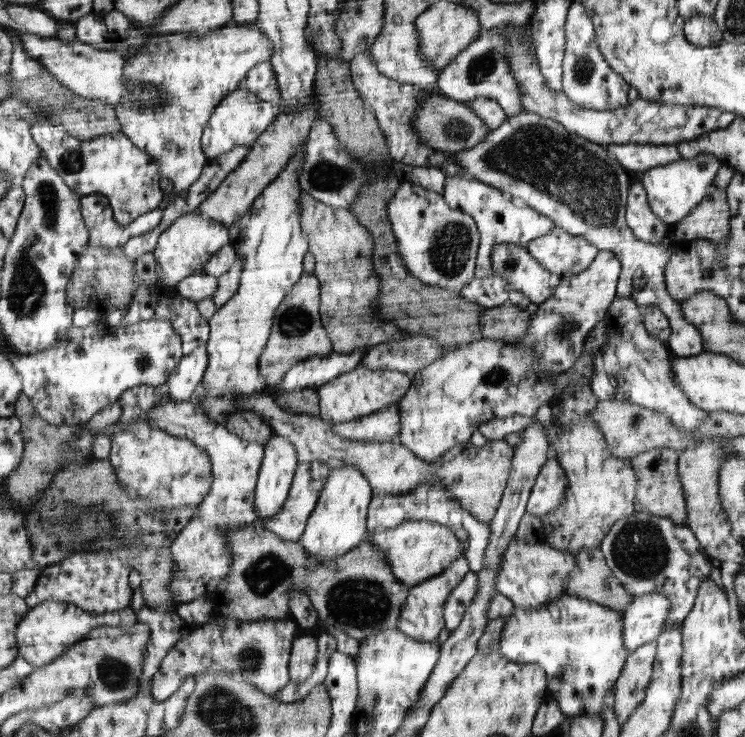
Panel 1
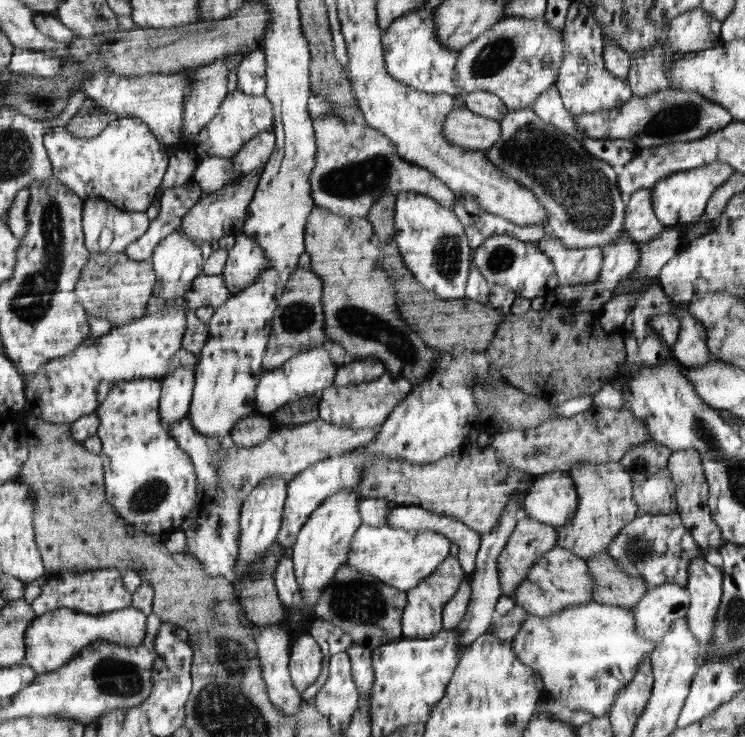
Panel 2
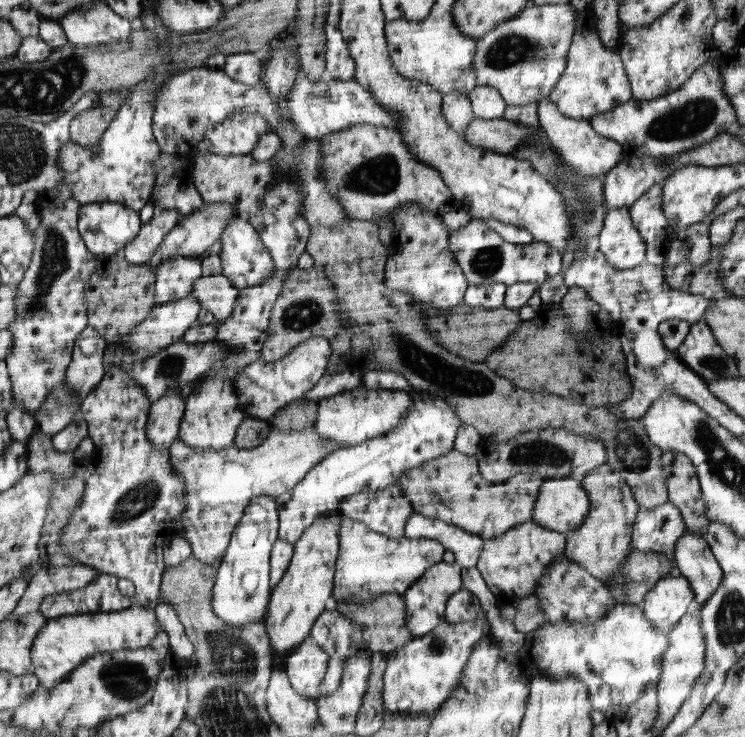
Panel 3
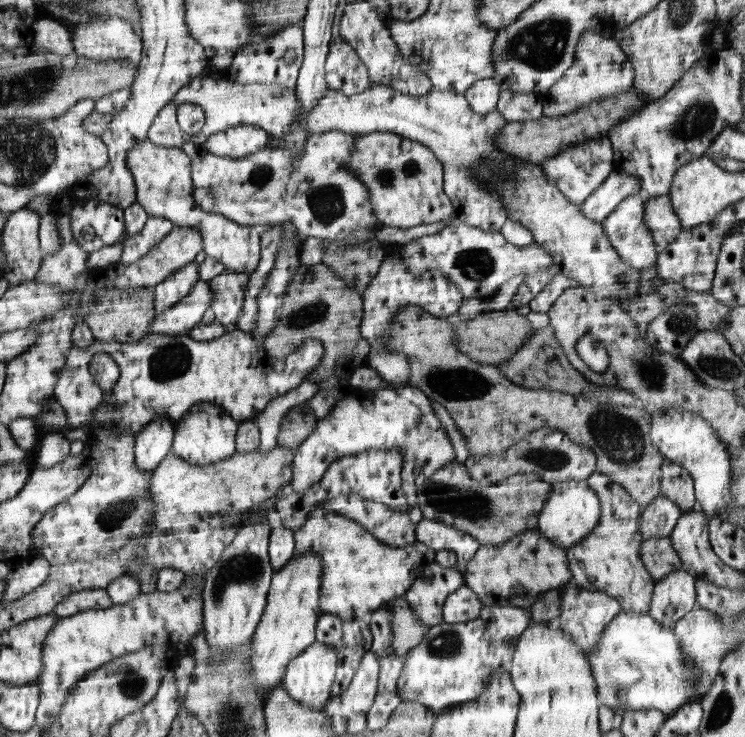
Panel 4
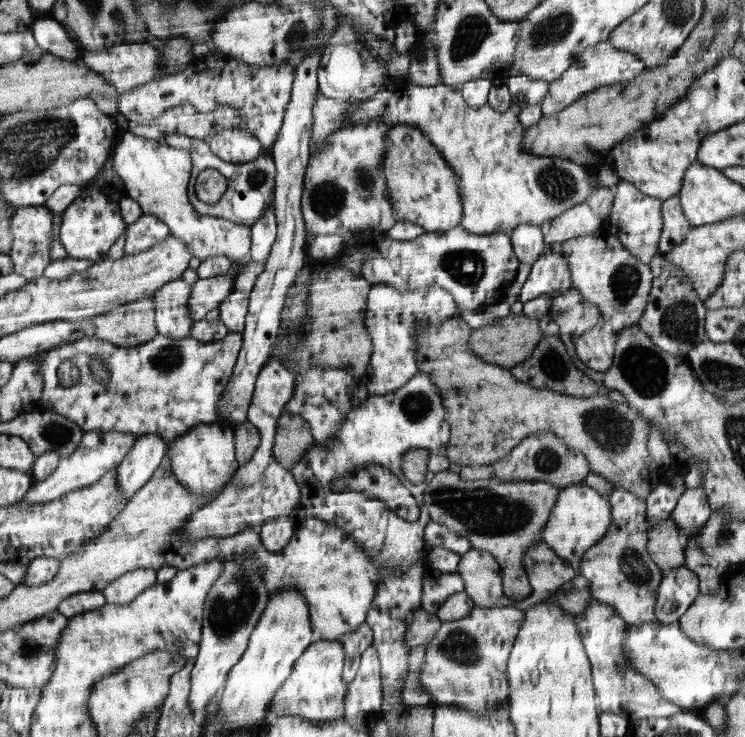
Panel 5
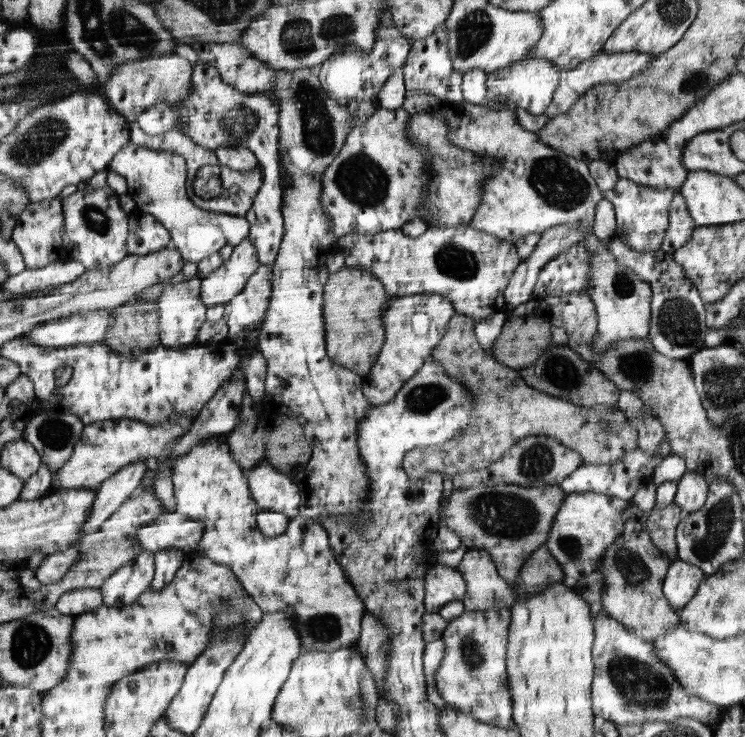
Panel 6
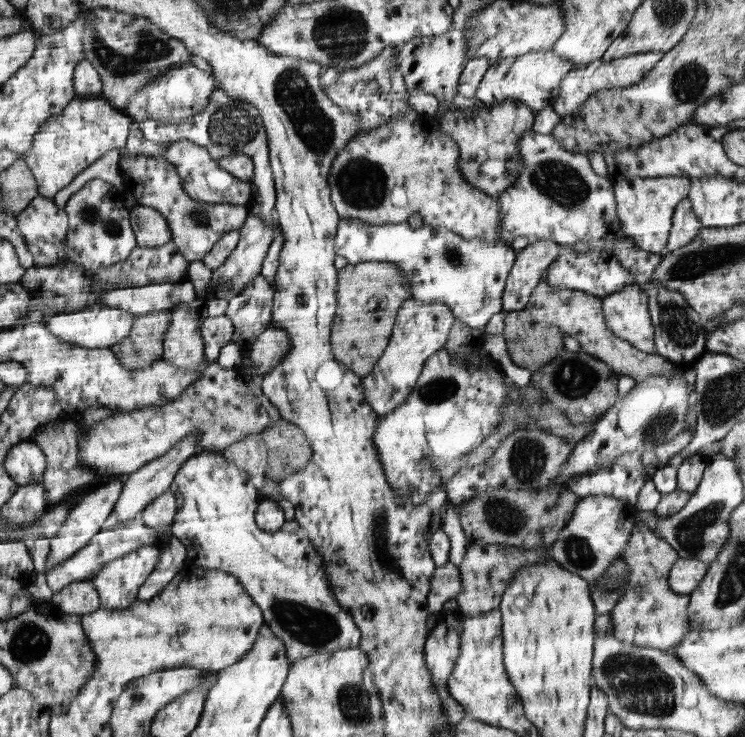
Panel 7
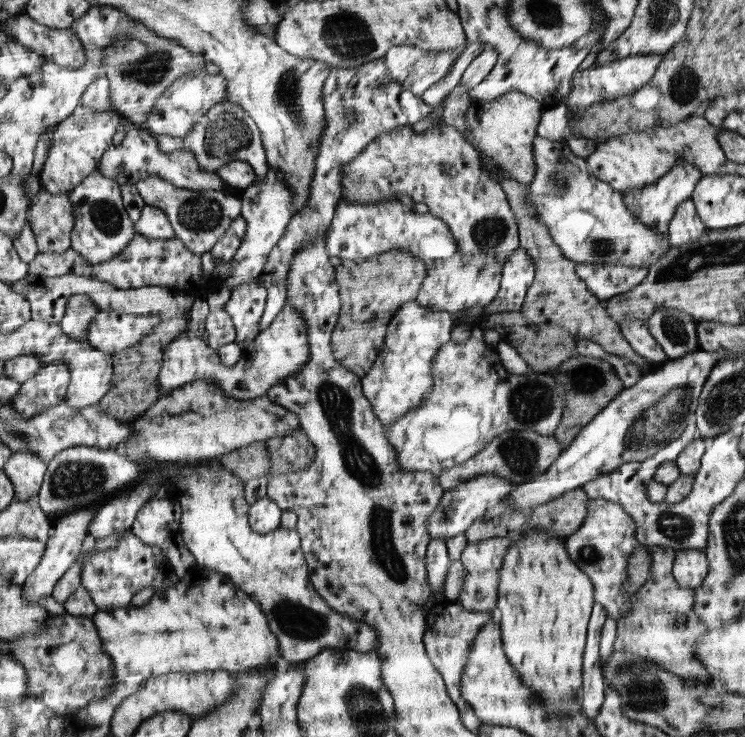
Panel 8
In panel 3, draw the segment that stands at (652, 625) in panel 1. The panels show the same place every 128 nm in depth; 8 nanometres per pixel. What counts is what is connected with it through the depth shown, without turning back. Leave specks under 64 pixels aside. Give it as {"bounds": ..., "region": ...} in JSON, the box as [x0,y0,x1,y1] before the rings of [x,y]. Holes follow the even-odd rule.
{"bounds":[641,575,694,633],"region":[[[682,575],[656,581],[642,601],[641,610],[656,630],[668,633],[693,607],[694,592]]]}

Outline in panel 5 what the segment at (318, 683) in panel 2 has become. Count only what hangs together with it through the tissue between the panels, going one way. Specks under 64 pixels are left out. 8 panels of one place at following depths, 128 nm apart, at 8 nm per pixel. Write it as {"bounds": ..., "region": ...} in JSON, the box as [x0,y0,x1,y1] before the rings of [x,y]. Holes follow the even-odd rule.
{"bounds":[337,623,372,685],"region":[[[364,623],[354,632],[347,632],[337,640],[344,652],[341,682],[347,685],[351,683],[359,667],[360,654],[371,644],[371,639],[372,630]]]}

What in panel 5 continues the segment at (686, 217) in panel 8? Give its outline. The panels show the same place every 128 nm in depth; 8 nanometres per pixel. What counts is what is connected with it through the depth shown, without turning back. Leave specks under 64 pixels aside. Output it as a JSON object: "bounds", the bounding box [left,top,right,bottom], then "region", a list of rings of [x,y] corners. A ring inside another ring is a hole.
{"bounds":[658,196,691,254],"region":[[[676,196],[662,201],[662,232],[658,240],[658,252],[664,254],[682,244],[684,237],[691,229],[690,222],[683,214],[679,199]]]}

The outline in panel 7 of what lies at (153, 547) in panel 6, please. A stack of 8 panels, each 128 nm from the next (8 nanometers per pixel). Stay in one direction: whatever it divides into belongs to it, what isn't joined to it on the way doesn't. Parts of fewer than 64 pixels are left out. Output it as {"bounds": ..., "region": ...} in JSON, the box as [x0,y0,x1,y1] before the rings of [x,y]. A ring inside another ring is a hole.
{"bounds":[44,514,171,592],"region":[[[138,514],[127,522],[119,523],[115,530],[105,530],[95,534],[83,549],[77,550],[77,553],[73,554],[73,557],[69,557],[67,560],[55,565],[53,569],[47,569],[44,572],[46,584],[51,588],[52,592],[55,592],[66,588],[72,582],[86,581],[87,576],[91,575],[93,571],[98,571],[107,562],[125,556],[125,554],[129,554],[129,552],[133,552],[133,550],[137,550],[141,546],[158,547],[160,543],[163,543],[169,537],[171,537],[171,526],[165,527],[165,529],[157,529],[157,531],[149,529],[145,527]]]}

